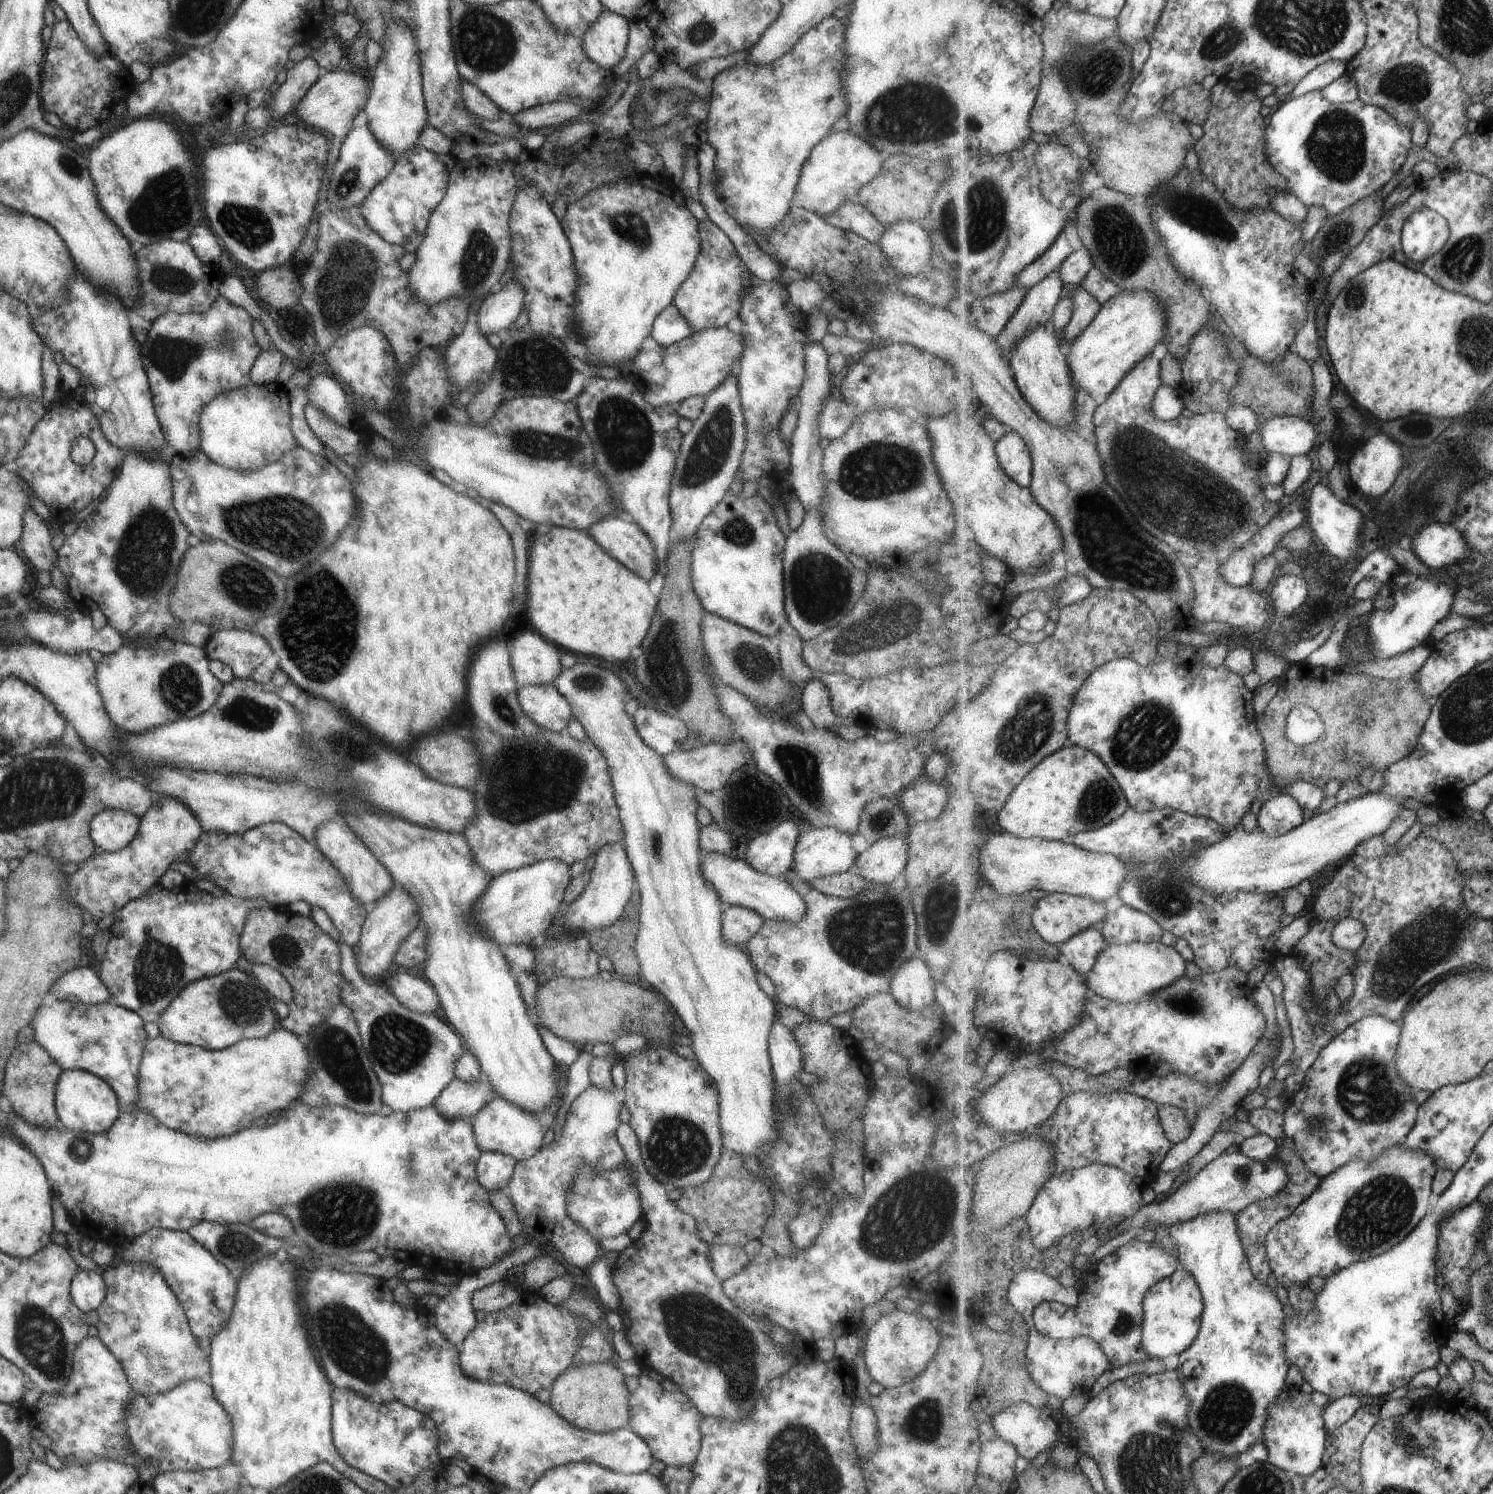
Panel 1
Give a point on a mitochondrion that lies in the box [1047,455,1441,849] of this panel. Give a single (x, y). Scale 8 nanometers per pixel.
(1129, 558)

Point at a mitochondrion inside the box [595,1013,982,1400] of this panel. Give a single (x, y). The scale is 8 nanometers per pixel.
(910, 1215)

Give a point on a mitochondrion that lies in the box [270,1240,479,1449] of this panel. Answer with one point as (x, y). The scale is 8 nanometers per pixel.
(350, 1347)

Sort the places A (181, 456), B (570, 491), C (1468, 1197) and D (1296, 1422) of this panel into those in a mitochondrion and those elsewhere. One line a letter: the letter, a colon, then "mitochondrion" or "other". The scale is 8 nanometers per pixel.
A: other
B: other
C: other
D: other

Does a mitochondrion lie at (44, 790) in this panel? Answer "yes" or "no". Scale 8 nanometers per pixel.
yes

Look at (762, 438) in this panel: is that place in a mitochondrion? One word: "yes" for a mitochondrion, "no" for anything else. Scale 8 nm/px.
yes

